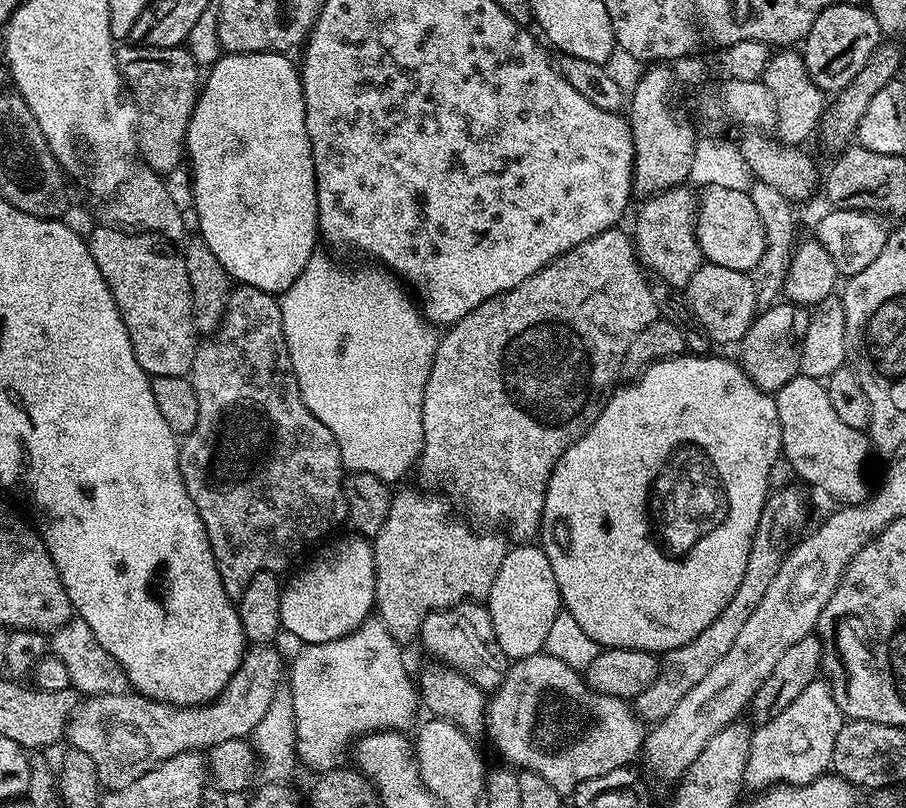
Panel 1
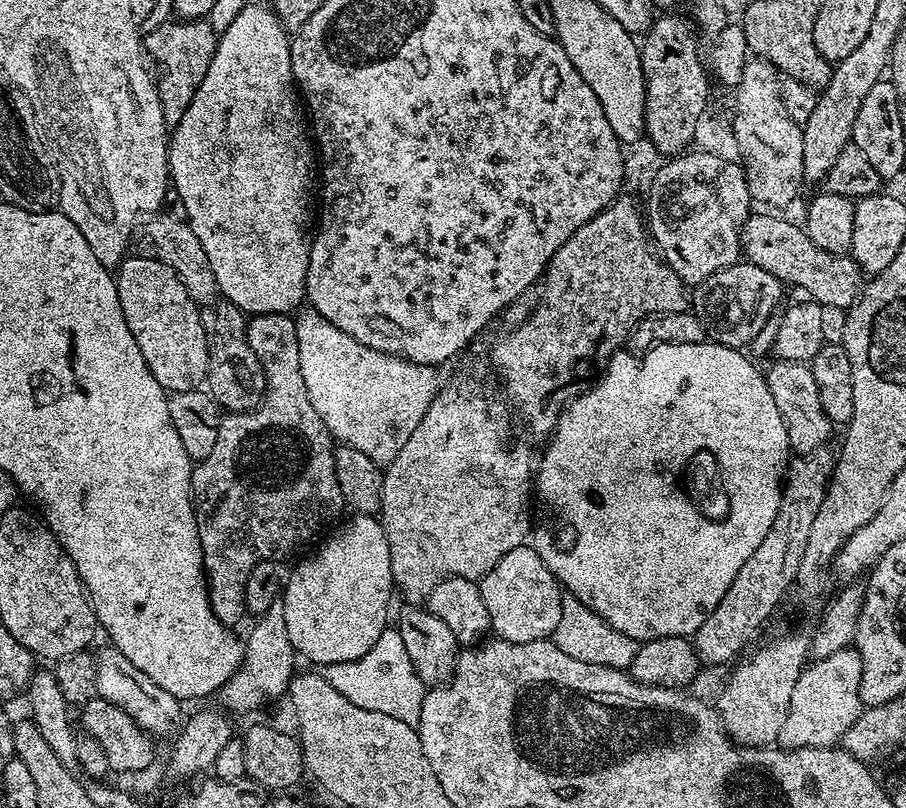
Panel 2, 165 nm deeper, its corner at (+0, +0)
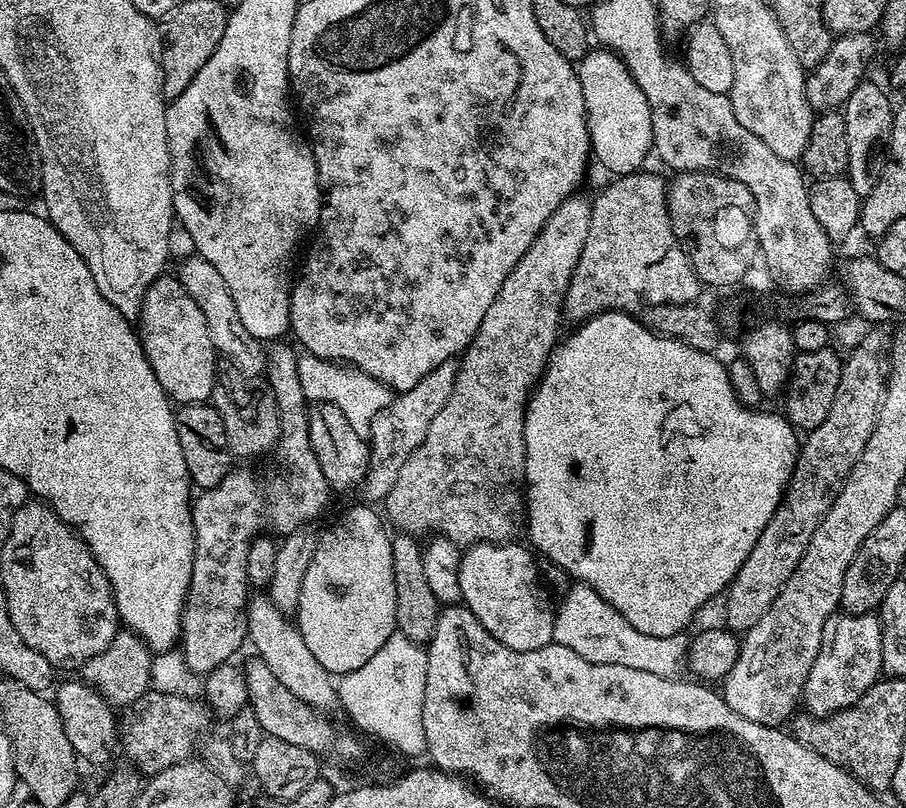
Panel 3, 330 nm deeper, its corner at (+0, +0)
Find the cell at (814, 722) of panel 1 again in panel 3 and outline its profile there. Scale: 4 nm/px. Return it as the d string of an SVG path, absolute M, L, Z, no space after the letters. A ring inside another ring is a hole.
M879 615L832 616L822 630L822 646L818 650L818 658L814 658L814 666L810 666L810 674L804 683L803 707L808 707L805 709L813 716L829 716L849 708L881 679L883 667Z

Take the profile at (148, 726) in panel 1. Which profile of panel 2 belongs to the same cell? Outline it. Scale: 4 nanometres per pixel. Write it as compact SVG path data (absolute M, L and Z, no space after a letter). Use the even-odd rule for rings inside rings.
M283 603L270 606L270 610L263 612L261 616L255 617L252 629L248 632L248 640L243 641L244 661L240 663L239 670L219 690L219 703L229 713L252 712L260 708L264 700L276 700L283 697L288 690L288 683L292 680L298 653L290 642L290 633L286 630L286 614Z

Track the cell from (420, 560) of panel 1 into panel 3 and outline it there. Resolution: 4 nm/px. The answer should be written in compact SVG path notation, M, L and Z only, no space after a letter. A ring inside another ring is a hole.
M580 195L569 196L558 210L554 210L554 214L550 214L530 250L522 254L518 266L500 287L490 310L486 310L486 318L482 318L482 326L476 331L472 343L464 349L458 364L456 385L446 406L438 410L434 422L430 422L430 430L426 430L422 446L410 454L406 466L402 466L402 474L398 474L398 482L394 482L390 494L382 502L387 523L393 529L417 538L435 534L457 546L503 544L515 541L519 532L521 535L526 524L524 415L528 409L528 397L544 375L548 357L561 335L564 295L580 261L586 234L590 234L592 200Z

